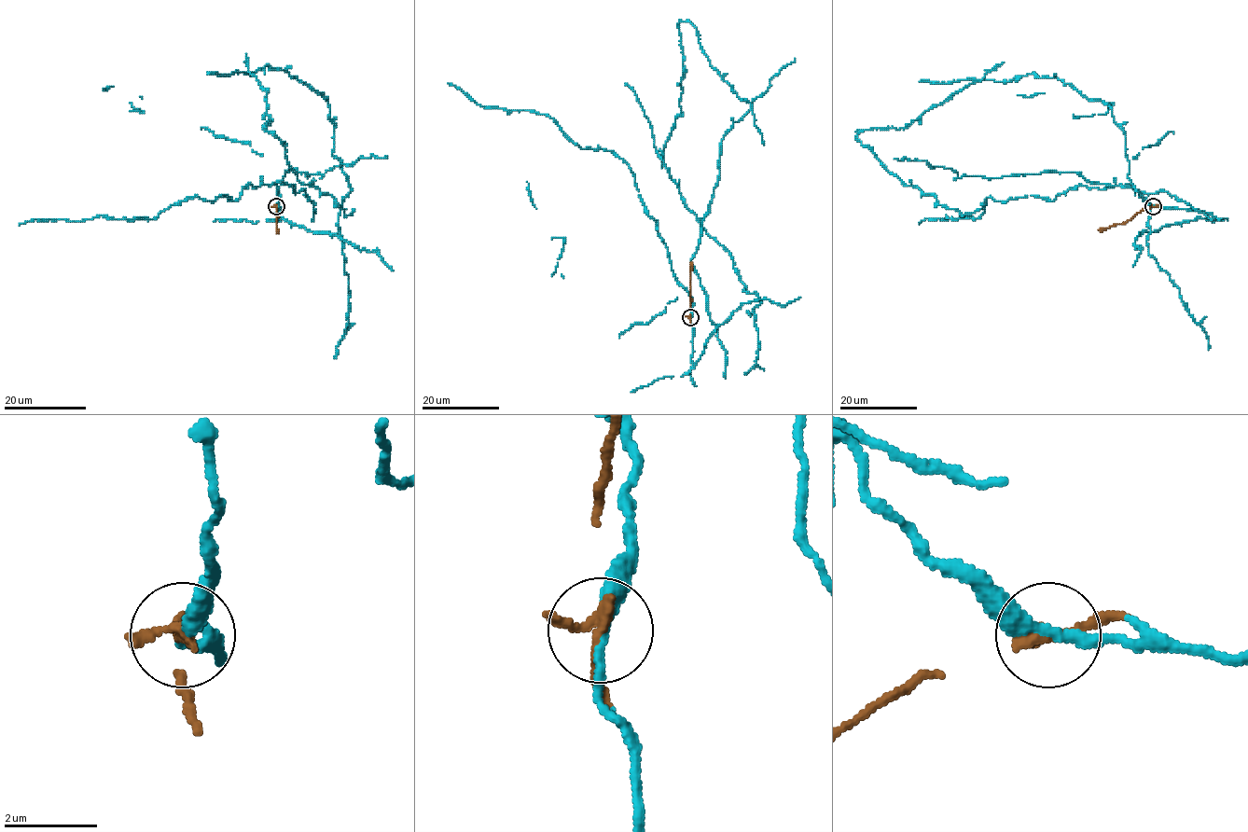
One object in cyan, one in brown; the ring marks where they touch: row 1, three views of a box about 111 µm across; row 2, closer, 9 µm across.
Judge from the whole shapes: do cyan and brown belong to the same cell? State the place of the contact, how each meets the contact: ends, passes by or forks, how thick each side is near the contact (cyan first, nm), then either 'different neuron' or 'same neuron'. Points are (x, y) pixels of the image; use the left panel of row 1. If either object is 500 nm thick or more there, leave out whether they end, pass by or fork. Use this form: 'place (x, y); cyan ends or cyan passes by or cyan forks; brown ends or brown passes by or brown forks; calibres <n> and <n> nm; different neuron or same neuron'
place (276, 206); cyan passes by; brown passes by; calibres 260 and 220 nm; same neuron

